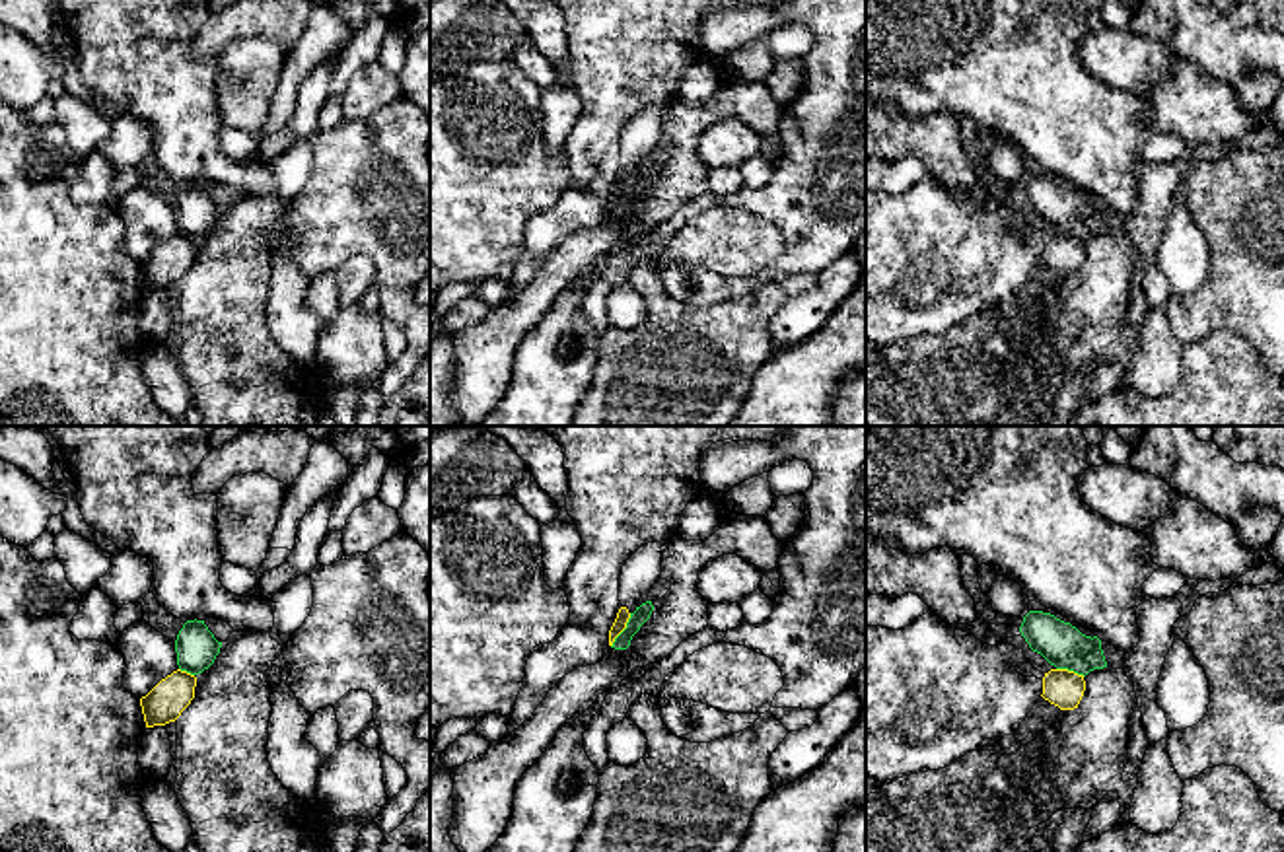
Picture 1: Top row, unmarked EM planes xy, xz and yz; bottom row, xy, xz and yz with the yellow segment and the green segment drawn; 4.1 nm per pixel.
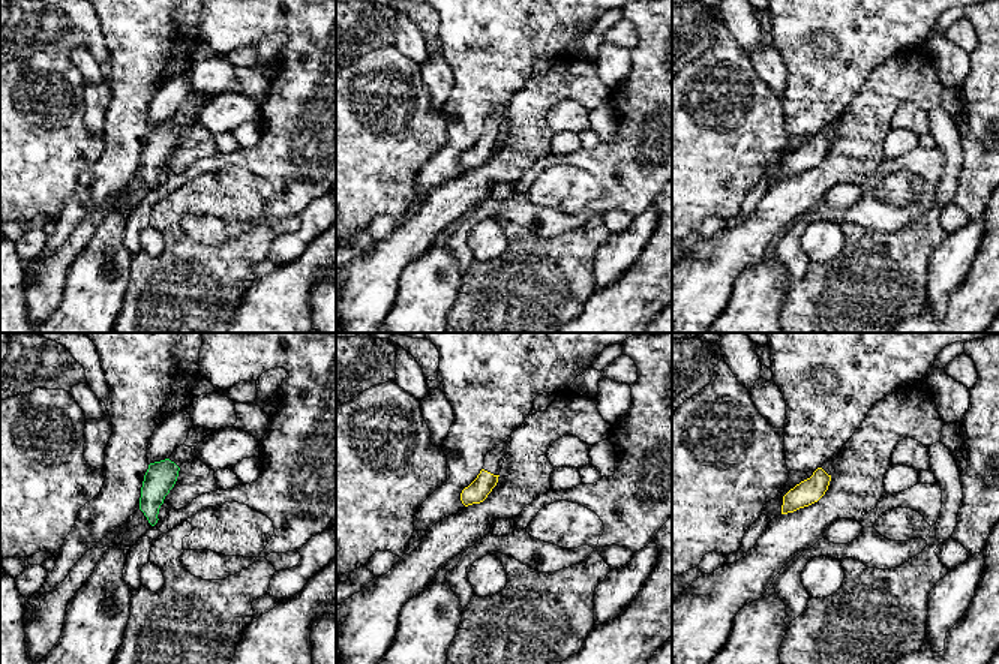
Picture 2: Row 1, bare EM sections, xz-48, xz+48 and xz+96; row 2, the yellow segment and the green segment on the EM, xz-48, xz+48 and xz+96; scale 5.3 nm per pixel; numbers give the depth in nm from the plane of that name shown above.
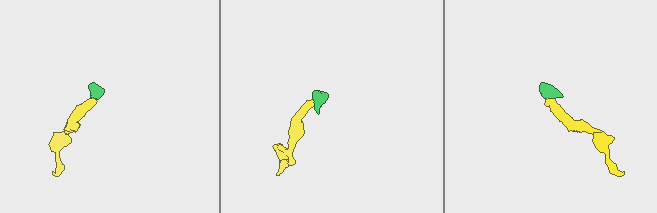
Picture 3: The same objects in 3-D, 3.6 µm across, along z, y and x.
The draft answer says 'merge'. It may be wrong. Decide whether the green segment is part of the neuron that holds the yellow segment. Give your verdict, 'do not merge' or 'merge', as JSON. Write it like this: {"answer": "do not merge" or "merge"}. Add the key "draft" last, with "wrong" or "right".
{"answer": "do not merge", "draft": "wrong"}

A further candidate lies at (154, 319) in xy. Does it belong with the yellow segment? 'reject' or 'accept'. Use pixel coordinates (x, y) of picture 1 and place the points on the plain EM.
reject

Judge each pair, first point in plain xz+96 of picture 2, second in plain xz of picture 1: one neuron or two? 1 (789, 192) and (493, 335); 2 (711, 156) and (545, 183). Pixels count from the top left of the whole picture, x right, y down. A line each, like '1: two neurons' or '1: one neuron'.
1: one neuron
2: one neuron

